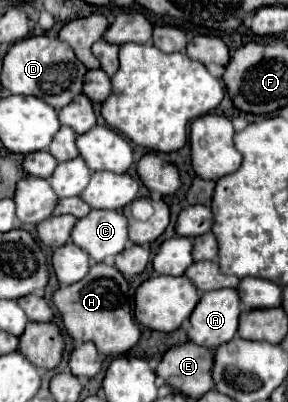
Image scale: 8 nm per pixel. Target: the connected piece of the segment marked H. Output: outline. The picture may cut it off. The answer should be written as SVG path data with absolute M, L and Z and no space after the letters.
M106 263L92 265L90 273L82 281L60 287L54 293L52 301L60 311L64 327L74 337L74 341L92 341L102 355L122 355L130 351L140 339L140 327L132 317L130 285L116 267L110 267Z

